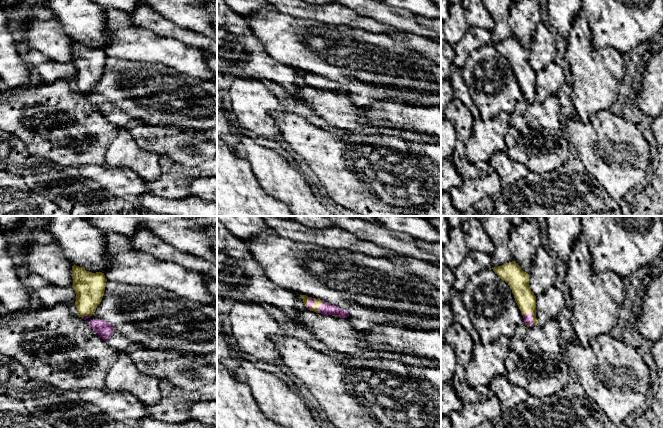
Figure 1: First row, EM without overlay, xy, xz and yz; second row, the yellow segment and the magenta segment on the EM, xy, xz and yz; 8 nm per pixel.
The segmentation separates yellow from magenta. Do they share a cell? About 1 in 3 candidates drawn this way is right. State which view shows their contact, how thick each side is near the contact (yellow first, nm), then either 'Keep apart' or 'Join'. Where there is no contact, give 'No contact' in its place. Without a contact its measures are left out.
Touches yellow in yz. Thickness 160 nm (yellow) against 70 nm. Join

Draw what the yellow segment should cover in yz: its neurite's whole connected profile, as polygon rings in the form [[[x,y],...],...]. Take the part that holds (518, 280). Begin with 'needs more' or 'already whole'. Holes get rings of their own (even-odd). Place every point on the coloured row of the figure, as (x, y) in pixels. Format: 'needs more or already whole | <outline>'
needs more | [[[515,261],[492,269],[499,278],[510,286],[515,301],[523,316],[523,324],[528,327],[537,325],[536,296],[530,289],[529,274],[524,272]]]

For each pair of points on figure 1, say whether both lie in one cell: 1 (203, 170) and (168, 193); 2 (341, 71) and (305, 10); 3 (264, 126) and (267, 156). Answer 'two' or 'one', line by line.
1: one
2: two
3: two

